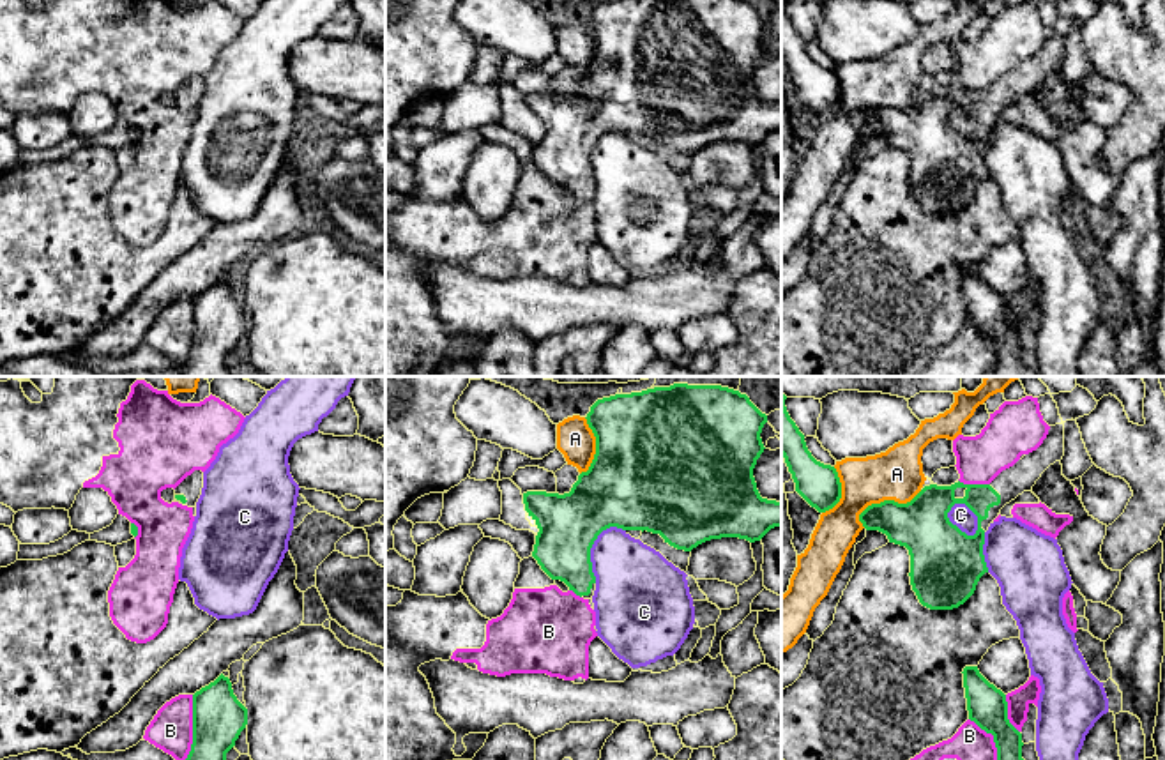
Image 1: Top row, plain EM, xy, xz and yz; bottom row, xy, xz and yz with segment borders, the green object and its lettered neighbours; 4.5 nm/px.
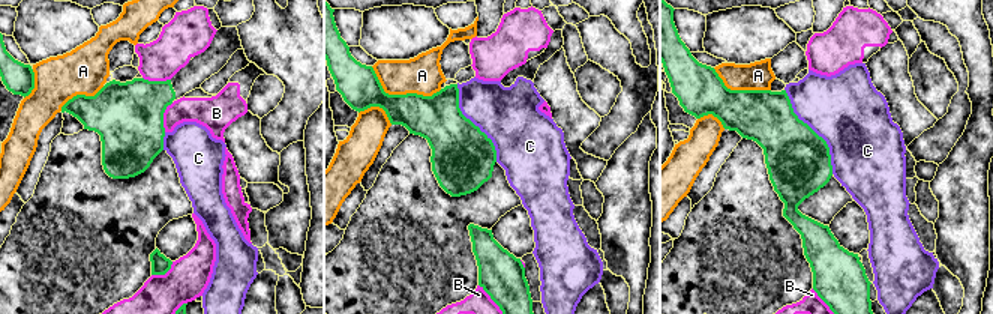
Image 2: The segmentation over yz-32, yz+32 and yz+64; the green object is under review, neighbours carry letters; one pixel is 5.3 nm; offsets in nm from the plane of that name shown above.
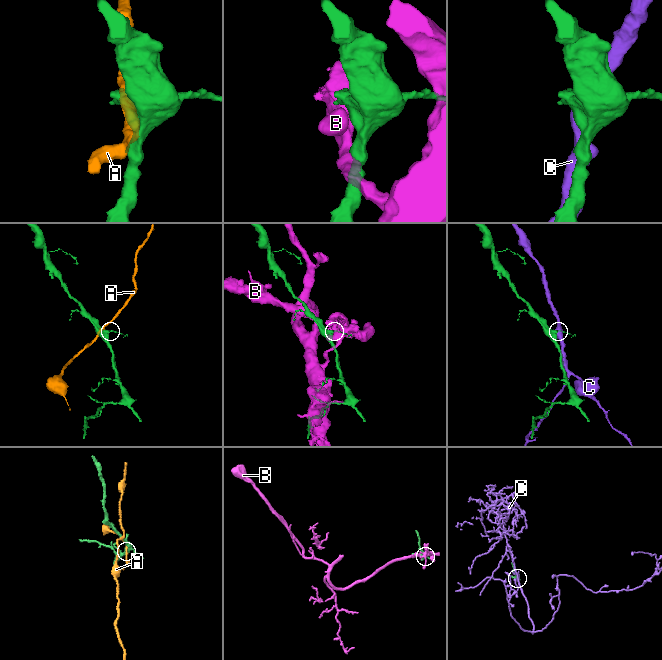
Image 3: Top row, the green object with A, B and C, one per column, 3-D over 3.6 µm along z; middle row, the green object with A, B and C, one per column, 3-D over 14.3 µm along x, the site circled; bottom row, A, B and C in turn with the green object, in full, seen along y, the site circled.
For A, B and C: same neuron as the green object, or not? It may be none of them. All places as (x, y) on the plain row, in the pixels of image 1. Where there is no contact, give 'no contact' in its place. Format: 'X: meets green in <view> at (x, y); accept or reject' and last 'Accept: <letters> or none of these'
A: meets green in yz at (888, 105); reject
B: meets green in xy at (193, 333); reject
C: meets green in yz at (976, 119); reject
Accept: none of these

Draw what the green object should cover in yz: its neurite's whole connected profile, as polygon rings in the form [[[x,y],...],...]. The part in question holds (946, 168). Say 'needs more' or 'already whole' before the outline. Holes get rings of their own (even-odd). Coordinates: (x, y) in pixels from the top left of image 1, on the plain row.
needs more | [[[1064,28],[1050,30],[1043,48],[1002,74],[990,88],[925,90],[910,106],[884,104],[868,110],[859,125],[866,134],[879,134],[889,147],[905,150],[910,159],[910,189],[919,207],[930,214],[953,214],[963,209],[976,194],[979,182],[988,177],[983,148],[985,136],[1001,113],[1024,95],[1031,95],[1041,78],[1064,60]],[[955,108],[965,108],[978,120],[978,134],[967,140],[948,122]]]

